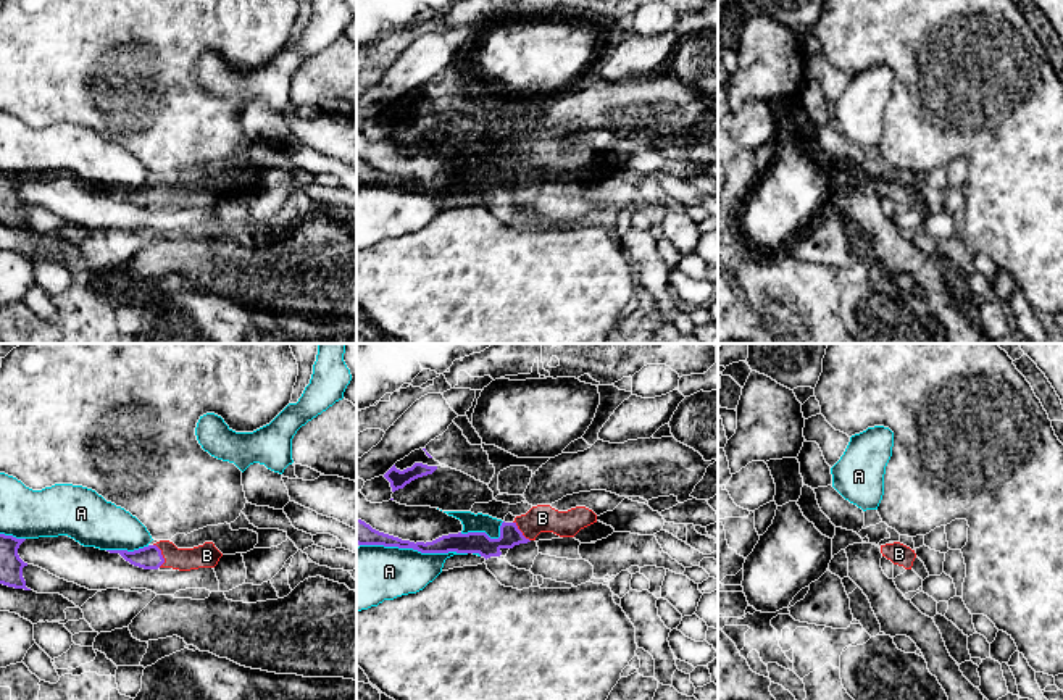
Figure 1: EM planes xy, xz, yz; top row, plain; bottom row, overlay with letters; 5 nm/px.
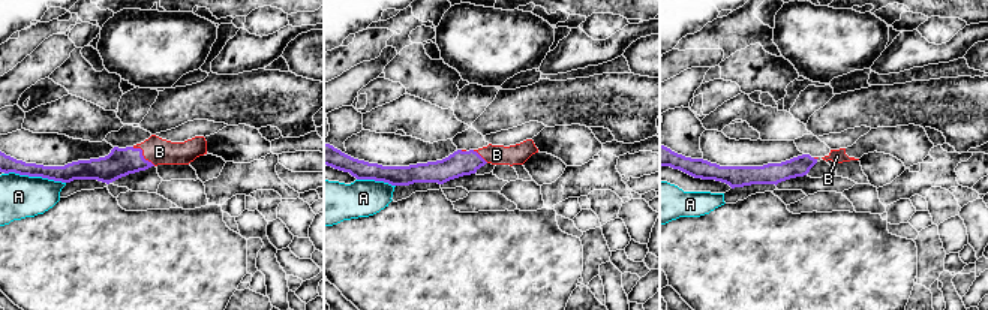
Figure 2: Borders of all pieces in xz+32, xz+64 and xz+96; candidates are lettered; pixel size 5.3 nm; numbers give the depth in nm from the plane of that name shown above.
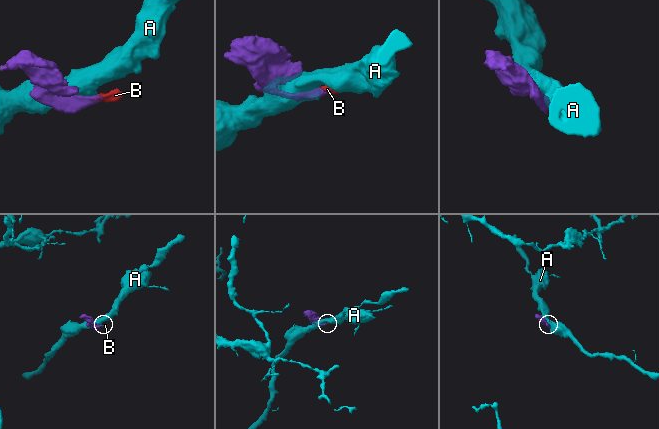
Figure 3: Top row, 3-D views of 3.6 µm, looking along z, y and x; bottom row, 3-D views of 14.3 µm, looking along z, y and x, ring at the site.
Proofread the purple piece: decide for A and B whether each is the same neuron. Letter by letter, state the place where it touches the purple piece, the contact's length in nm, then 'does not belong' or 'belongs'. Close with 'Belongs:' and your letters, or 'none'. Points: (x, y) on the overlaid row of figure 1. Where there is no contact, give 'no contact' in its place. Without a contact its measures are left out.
A: meets purple in xz at (413, 549); contact 550 nm long; does not belong
B: meets purple in xy at (162, 555); contact 120 nm long; belongs
Belongs: B

